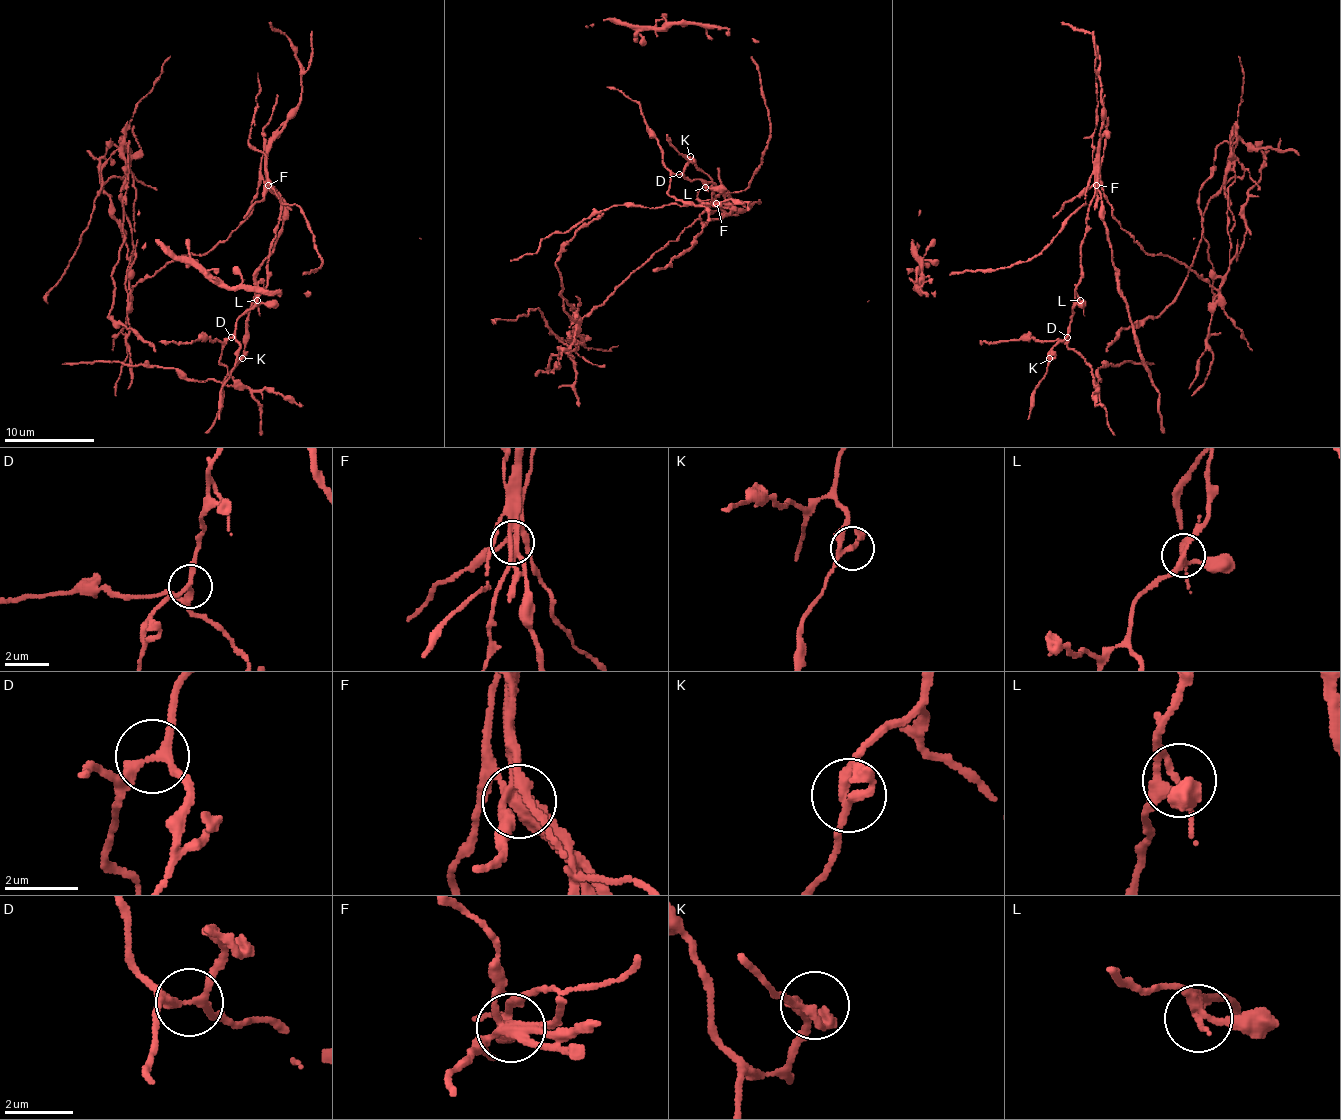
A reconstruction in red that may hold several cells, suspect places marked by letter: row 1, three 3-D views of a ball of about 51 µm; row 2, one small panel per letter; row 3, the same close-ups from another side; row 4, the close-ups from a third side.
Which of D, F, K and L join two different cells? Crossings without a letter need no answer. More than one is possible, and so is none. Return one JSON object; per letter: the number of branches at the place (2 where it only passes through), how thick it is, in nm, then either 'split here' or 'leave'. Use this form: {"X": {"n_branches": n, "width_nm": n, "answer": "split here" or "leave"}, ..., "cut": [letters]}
{"D": {"n_branches": 3, "width_nm": 220, "answer": "split here"}, "F": {"n_branches": 4, "width_nm": 320, "answer": "split here"}, "K": {"n_branches": 3, "width_nm": 180, "answer": "leave"}, "L": {"n_branches": 4, "width_nm": 240, "answer": "leave"}, "cut": ["D", "F"]}

